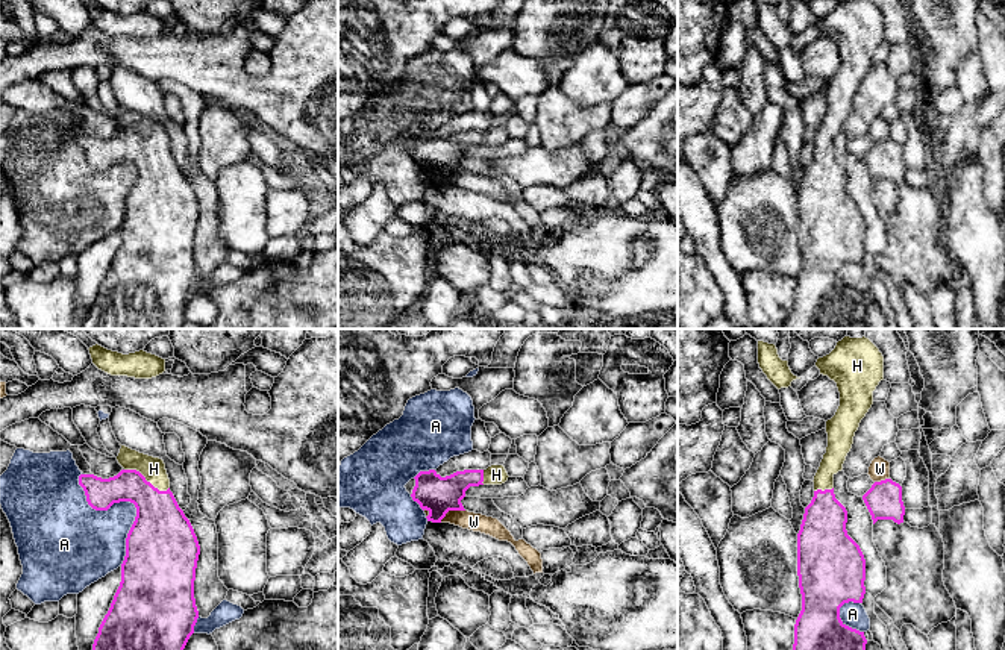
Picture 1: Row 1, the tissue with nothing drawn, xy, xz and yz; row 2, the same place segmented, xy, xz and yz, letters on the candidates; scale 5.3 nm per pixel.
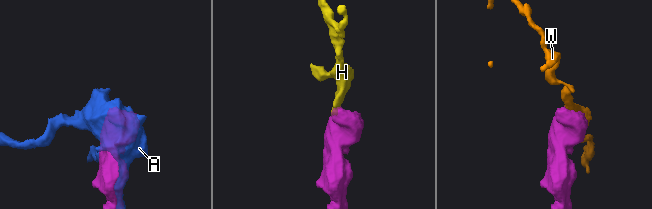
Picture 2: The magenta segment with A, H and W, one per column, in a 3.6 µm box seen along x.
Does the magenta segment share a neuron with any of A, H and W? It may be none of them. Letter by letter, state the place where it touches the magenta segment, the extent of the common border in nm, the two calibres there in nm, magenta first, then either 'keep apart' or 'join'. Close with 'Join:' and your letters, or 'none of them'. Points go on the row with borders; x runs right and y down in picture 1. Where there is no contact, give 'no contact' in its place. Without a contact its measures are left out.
A: xy (126, 500) | 550 nm | 320/280 nm | keep apart
H: xy (146, 481) | 260 nm | 280/130 nm | join
W: xz (450, 509) | 150 nm | 200/100 nm | keep apart
Join: H

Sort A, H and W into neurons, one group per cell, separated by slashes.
A / H / W

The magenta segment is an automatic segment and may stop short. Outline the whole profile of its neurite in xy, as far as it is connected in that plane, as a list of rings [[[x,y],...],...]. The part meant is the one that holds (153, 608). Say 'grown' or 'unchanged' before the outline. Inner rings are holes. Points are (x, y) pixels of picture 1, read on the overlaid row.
grown | [[[121,445],[117,461],[123,470],[114,477],[79,476],[79,485],[92,509],[108,511],[120,502],[130,502],[136,508],[126,538],[121,582],[99,627],[92,650],[183,650],[199,618],[194,598],[200,555],[197,536],[170,491],[162,459]]]

